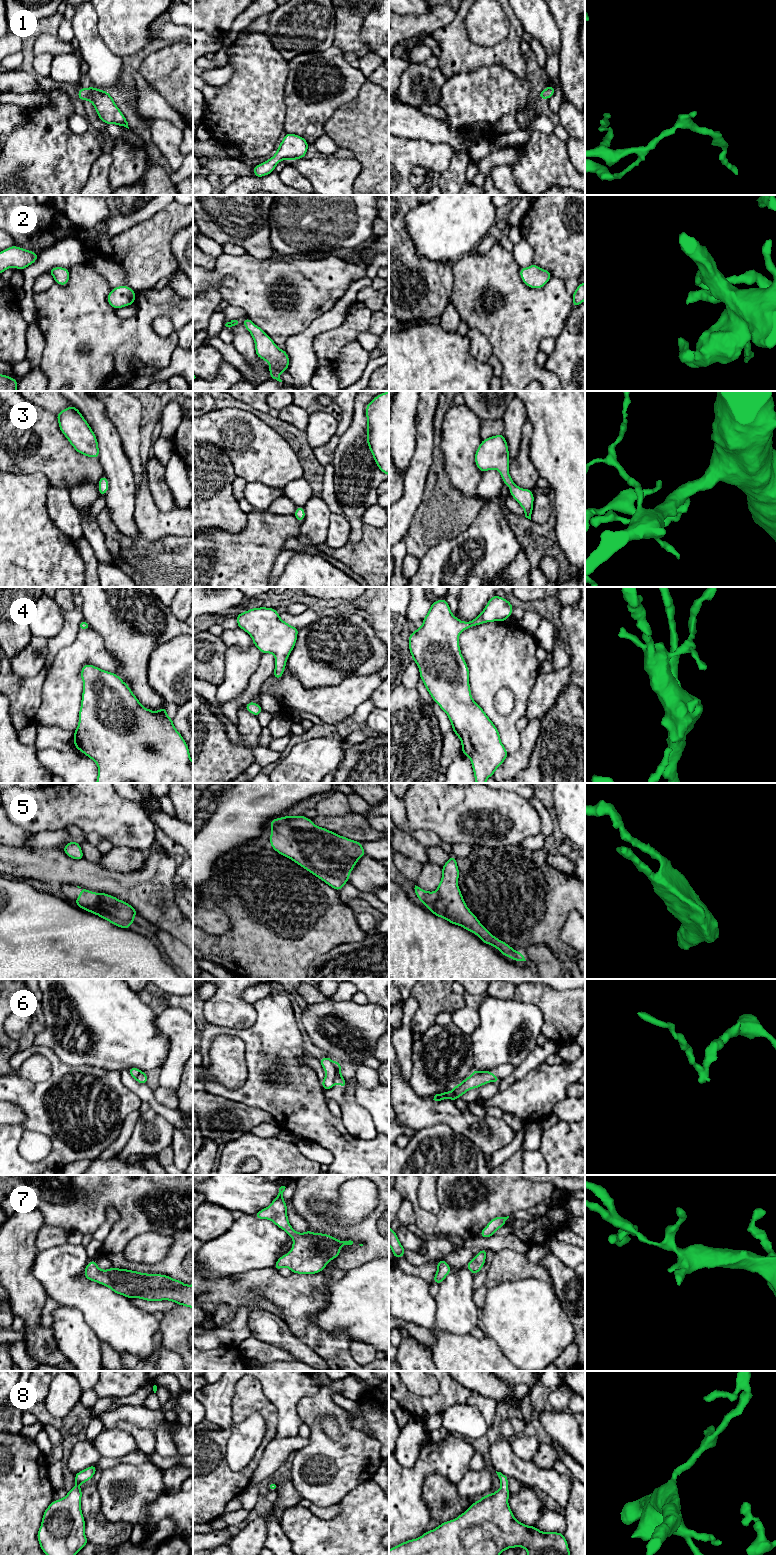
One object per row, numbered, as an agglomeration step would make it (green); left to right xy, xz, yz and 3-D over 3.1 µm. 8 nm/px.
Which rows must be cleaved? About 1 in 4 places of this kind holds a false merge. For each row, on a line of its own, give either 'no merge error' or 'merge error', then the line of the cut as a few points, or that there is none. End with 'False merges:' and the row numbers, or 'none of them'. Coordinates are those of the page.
1: no merge error; cut none
2: no merge error; cut none
3: no merge error; cut none
4: no merge error; cut none
5: no merge error; cut none
6: merge error; cut xz (336, 1062), (334, 1084)
7: no merge error; cut none
8: no merge error; cut none
False merges: 6

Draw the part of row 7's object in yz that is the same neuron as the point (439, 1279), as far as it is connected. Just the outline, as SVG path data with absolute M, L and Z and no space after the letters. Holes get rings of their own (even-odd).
M444 1260L437 1263L437 1273L434 1276L433 1283L442 1283L445 1277L451 1272L451 1267Z

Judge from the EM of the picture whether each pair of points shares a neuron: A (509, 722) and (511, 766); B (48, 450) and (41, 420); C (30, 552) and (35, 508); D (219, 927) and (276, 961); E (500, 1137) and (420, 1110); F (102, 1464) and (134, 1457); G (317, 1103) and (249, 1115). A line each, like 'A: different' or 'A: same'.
A: different
B: same
C: same
D: different
E: same
F: same
G: different

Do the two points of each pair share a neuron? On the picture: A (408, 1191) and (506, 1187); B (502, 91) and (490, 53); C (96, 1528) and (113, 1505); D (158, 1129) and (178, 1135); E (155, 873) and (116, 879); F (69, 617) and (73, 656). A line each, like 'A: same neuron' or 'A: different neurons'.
A: same neuron
B: different neurons
C: different neurons
D: different neurons
E: same neuron
F: different neurons

